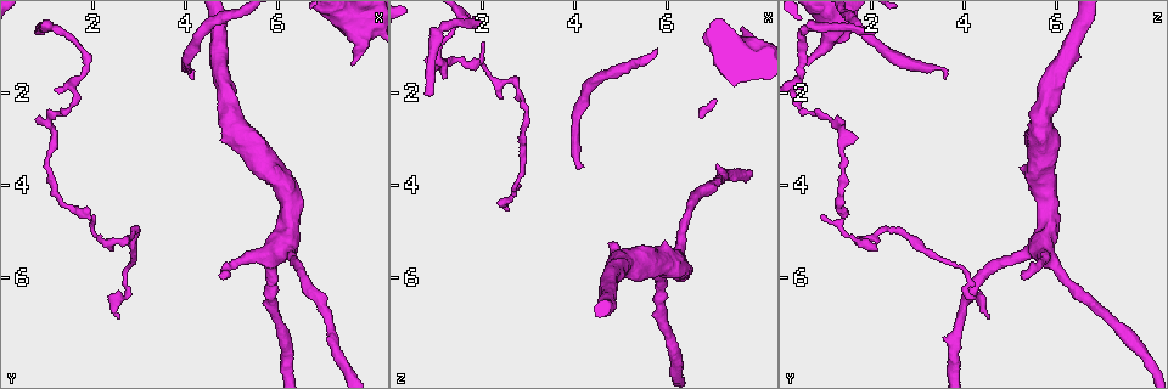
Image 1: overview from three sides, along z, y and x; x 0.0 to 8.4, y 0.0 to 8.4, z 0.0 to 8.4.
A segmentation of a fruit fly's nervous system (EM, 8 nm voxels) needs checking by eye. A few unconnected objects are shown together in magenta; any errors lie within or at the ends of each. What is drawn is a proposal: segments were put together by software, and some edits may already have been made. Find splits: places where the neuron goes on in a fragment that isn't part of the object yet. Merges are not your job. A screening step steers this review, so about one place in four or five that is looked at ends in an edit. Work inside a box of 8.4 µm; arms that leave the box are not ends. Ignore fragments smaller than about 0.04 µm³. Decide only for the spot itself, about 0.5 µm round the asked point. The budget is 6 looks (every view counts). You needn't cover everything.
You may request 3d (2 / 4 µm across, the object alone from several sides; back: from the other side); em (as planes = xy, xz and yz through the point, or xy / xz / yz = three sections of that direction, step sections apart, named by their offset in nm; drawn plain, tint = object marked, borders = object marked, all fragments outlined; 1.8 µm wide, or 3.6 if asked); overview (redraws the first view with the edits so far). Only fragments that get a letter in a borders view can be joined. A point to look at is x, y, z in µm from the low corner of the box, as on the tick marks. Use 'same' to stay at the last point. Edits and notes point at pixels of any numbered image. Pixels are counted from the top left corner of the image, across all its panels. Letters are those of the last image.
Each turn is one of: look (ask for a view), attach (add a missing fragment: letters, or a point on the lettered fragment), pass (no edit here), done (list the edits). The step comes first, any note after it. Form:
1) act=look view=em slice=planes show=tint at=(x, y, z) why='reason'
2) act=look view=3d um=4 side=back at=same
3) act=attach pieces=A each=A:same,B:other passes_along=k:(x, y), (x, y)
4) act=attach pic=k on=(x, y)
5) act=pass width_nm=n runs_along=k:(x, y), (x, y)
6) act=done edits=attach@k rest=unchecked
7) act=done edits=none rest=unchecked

act=look view=em slice=planes show=tint at=(7.55, 1.35, 0.60)

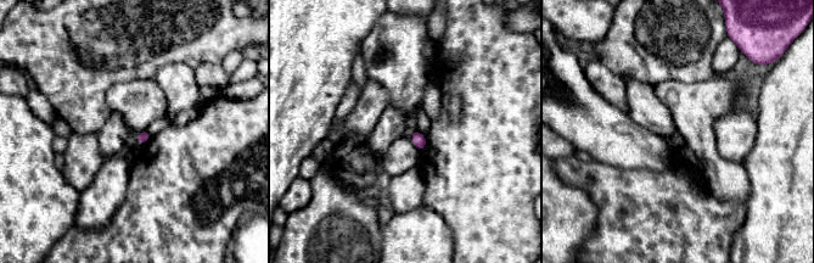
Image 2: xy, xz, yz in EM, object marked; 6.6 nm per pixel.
act=look view=em slice=planes show=borders at=same

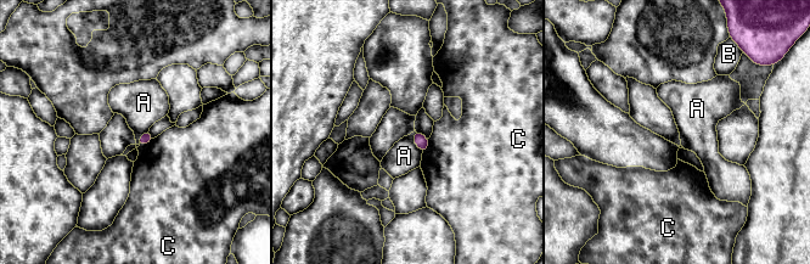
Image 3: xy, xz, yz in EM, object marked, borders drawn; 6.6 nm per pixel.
act=pass each=A:other,B:other,C:other border=3:(414, 132), (414, 144), (422, 152) found='no lettered fragment goes on from it'

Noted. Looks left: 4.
act=look view=em slice=planes show=tint at=(0.80, 0.65, 2.00) why='branch stops here'

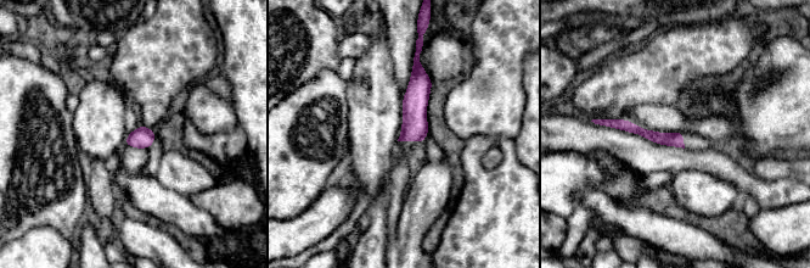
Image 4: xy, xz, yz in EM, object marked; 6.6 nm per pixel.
act=look view=em slice=planes show=borders at=same

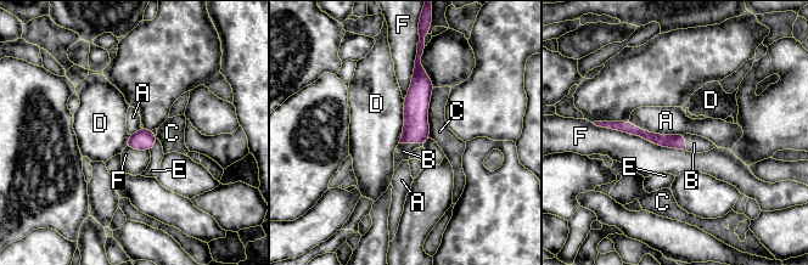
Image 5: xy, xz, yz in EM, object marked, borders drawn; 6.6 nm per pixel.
act=attach pieces=B each=A:other,B:same,C:other,D:other,E:other,F:other passes_along=5:(416, 128), (411, 142), (403, 151) found='the neuron continues'

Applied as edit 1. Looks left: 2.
act=done edits=attach@5 rest=unchecked

